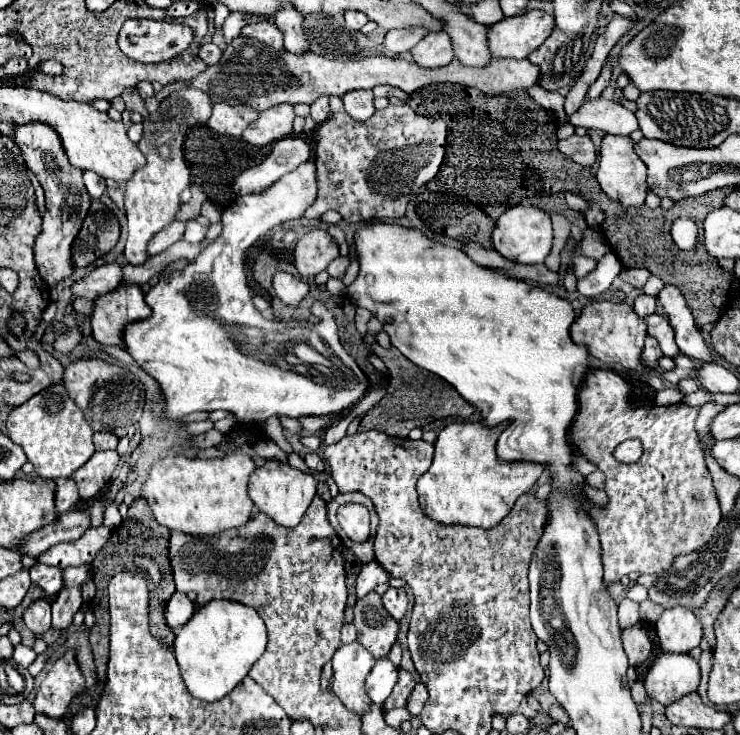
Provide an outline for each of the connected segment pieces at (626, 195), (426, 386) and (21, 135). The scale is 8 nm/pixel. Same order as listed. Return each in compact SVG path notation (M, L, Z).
M605 135L603 137L597 181L599 181L601 189L603 189L603 193L607 193L607 197L611 197L613 201L619 201L623 205L623 209L629 209L629 207L637 209L637 207L645 205L645 197L647 197L647 183L645 183L647 181L647 167L635 155L633 141L629 137L619 137L619 135Z
M375 343L373 353L379 355L389 369L389 387L387 387L385 397L361 417L359 431L377 429L377 431L385 431L387 435L393 435L393 437L407 437L411 429L425 427L435 419L443 419L443 417L451 417L451 415L469 417L475 411L475 407L471 407L447 381L417 367L405 355L401 355L395 347L383 349L381 345Z
M31 121L27 125L17 125L13 137L21 145L21 153L25 157L27 167L35 173L41 187L45 189L47 211L43 215L43 231L37 235L35 241L35 261L37 271L41 273L45 283L49 287L55 287L61 279L73 273L71 241L75 239L75 233L79 231L79 225L87 215L91 197L83 185L83 171L69 163L67 153L61 145L61 137L53 127L41 121Z

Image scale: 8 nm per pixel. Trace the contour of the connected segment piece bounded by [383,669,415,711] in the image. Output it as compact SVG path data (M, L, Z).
M401 669L399 681L397 681L397 685L393 687L393 693L391 693L391 695L387 697L387 701L383 703L383 711L391 711L391 709L395 709L395 707L405 707L405 701L407 701L407 697L409 697L409 693L413 691L413 687L415 687L413 677L411 677L407 671Z

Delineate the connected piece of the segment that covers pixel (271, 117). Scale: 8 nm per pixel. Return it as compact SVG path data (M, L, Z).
M279 105L279 107L267 109L259 115L259 121L251 123L251 127L245 129L241 139L247 141L249 145L265 147L283 137L289 137L293 133L293 119L295 119L295 113L291 105Z

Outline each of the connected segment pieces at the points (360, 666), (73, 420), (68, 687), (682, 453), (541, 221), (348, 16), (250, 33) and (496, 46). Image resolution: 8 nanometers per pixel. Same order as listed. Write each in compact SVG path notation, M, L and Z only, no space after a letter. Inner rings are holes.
M357 641L341 645L333 655L333 691L341 703L357 715L363 715L371 705L365 693L365 679L373 665L375 657Z
M61 383L43 389L23 405L15 407L7 419L7 435L13 443L23 447L27 459L35 467L35 473L43 479L71 477L71 473L95 453L91 439L93 429Z
M67 649L43 679L33 701L37 713L61 719L67 715L71 701L85 691L85 677L77 665L77 651Z
M591 371L585 377L585 383L579 391L579 413L569 427L571 445L583 445L583 457L597 465L605 473L605 493L609 501L601 507L589 499L587 511L595 521L599 541L601 541L601 559L603 559L603 583L609 587L615 581L621 581L623 575L639 573L663 573L673 565L677 555L691 553L703 547L711 537L721 519L721 509L711 485L711 475L705 465L705 451L701 449L699 435L695 431L697 407L689 405L669 405L669 407L629 407L629 385L613 371ZM639 439L643 443L643 455L635 463L619 463L613 459L613 449L627 441Z
M521 201L513 207L509 207L497 221L495 231L493 231L493 249L507 257L513 263L521 265L537 265L545 263L545 257L551 253L551 243L553 243L553 229L551 229L551 219L549 213L543 211L541 207L529 205L527 201Z
M345 11L345 25L353 31L361 29L365 23L367 23L367 15L365 13L359 13L359 11Z
M261 21L255 25L247 25L247 27L243 27L241 33L247 37L255 37L255 39L259 39L271 47L283 49L283 35L279 33L279 29L273 21Z
M541 9L505 17L489 29L489 49L495 57L525 59L531 51L539 49L545 43L553 29L555 17Z

